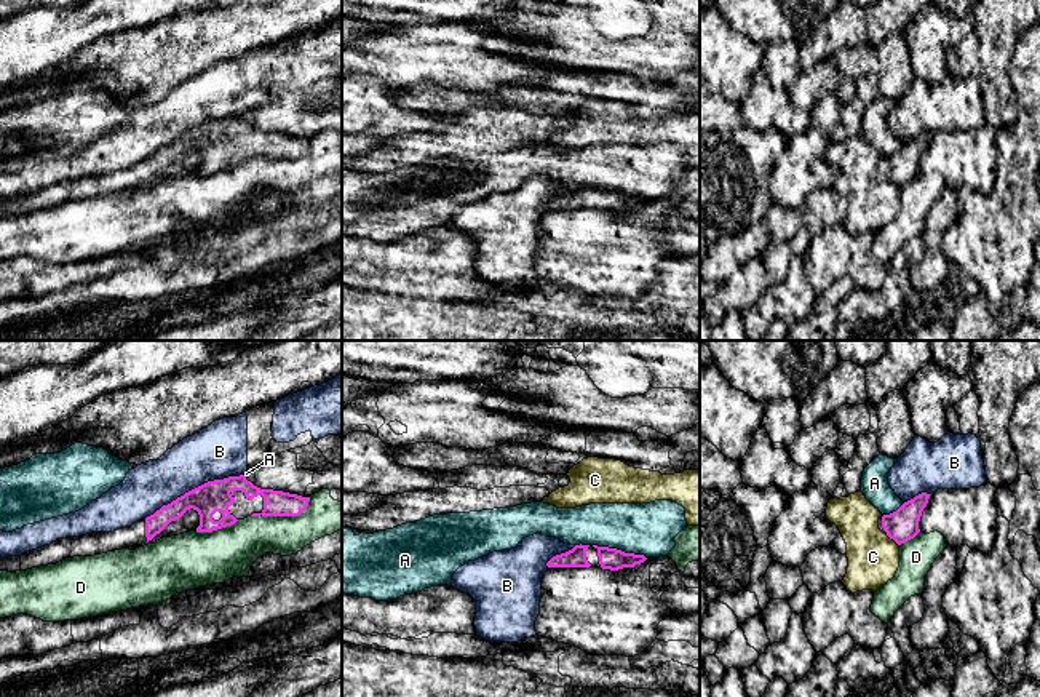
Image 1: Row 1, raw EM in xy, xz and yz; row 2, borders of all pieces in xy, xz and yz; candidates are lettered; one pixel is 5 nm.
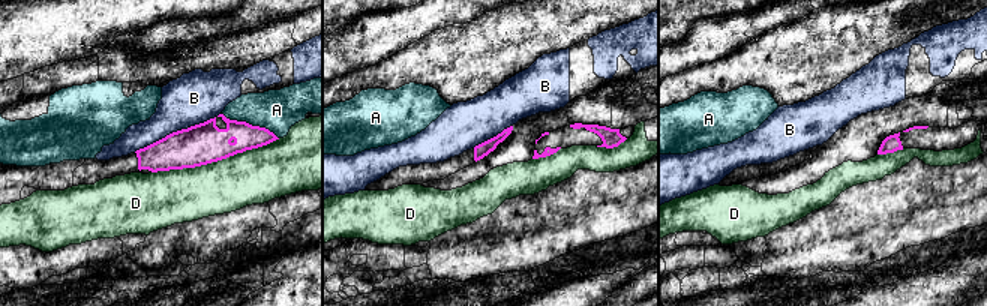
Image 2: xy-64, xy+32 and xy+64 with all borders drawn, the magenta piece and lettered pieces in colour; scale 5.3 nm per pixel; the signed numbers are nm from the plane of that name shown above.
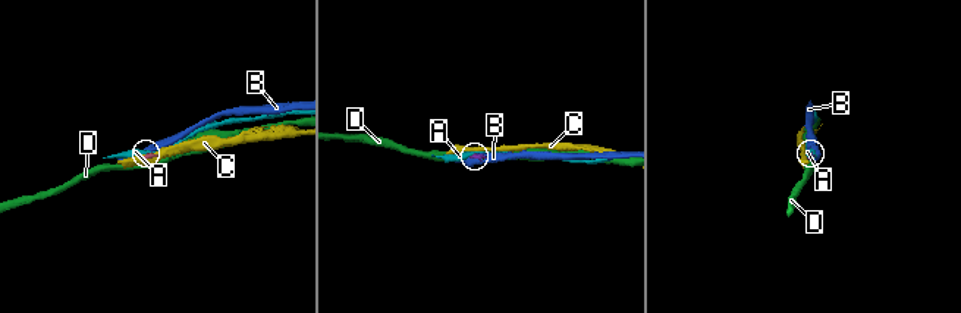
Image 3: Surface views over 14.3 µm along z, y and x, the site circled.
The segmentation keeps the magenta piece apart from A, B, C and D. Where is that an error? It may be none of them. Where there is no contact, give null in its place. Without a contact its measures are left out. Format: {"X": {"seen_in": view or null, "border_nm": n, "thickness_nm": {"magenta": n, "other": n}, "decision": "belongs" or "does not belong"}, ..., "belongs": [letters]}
{"A": {"seen_in": "xz", "border_nm": 280, "thickness_nm": {"magenta": 110, "other": 260}, "decision": "does not belong"}, "B": {"seen_in": "xy", "border_nm": 550, "thickness_nm": {"magenta": 160, "other": 280}, "decision": "does not belong"}, "C": {"seen_in": "yz", "border_nm": 90, "thickness_nm": {"magenta": 160, "other": 260}, "decision": "does not belong"}, "D": {"seen_in": "xy", "border_nm": 320, "thickness_nm": {"magenta": 130, "other": 220}, "decision": "does not belong"}, "belongs": []}

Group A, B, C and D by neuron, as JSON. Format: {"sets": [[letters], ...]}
{"sets": [["A"], ["B"], ["C"], ["D"]]}

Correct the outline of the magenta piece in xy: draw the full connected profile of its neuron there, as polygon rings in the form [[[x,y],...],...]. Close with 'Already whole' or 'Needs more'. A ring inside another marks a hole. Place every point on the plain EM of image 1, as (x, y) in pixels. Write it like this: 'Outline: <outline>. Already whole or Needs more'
Outline: [[[244,117],[214,121],[185,134],[129,169],[65,179],[21,198],[0,200],[0,213],[27,213],[56,206],[65,200],[94,198],[142,187],[190,150],[200,157],[196,174],[212,174],[248,158],[299,158],[307,152],[308,144],[310,139],[260,131],[248,123]]]. Needs more

